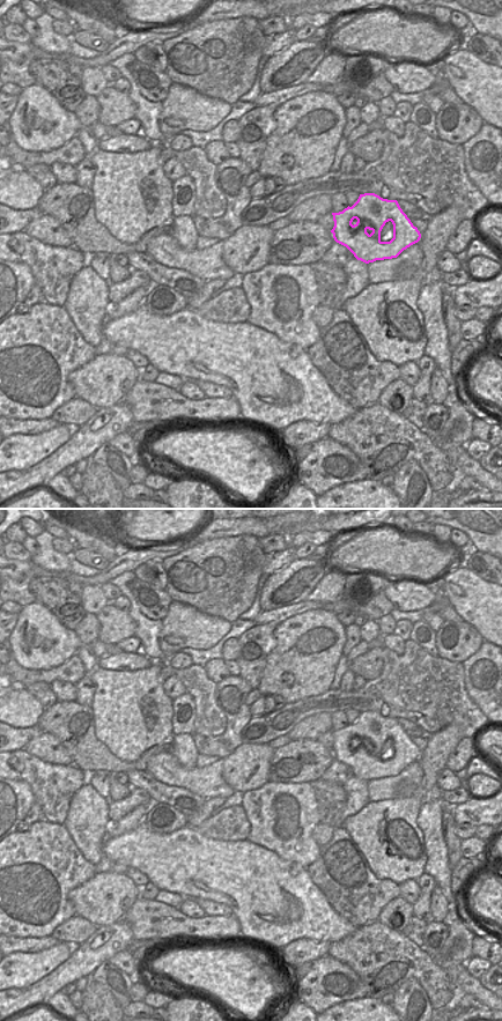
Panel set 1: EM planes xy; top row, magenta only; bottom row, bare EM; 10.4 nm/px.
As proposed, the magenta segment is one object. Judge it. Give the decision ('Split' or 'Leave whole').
Leave whole

